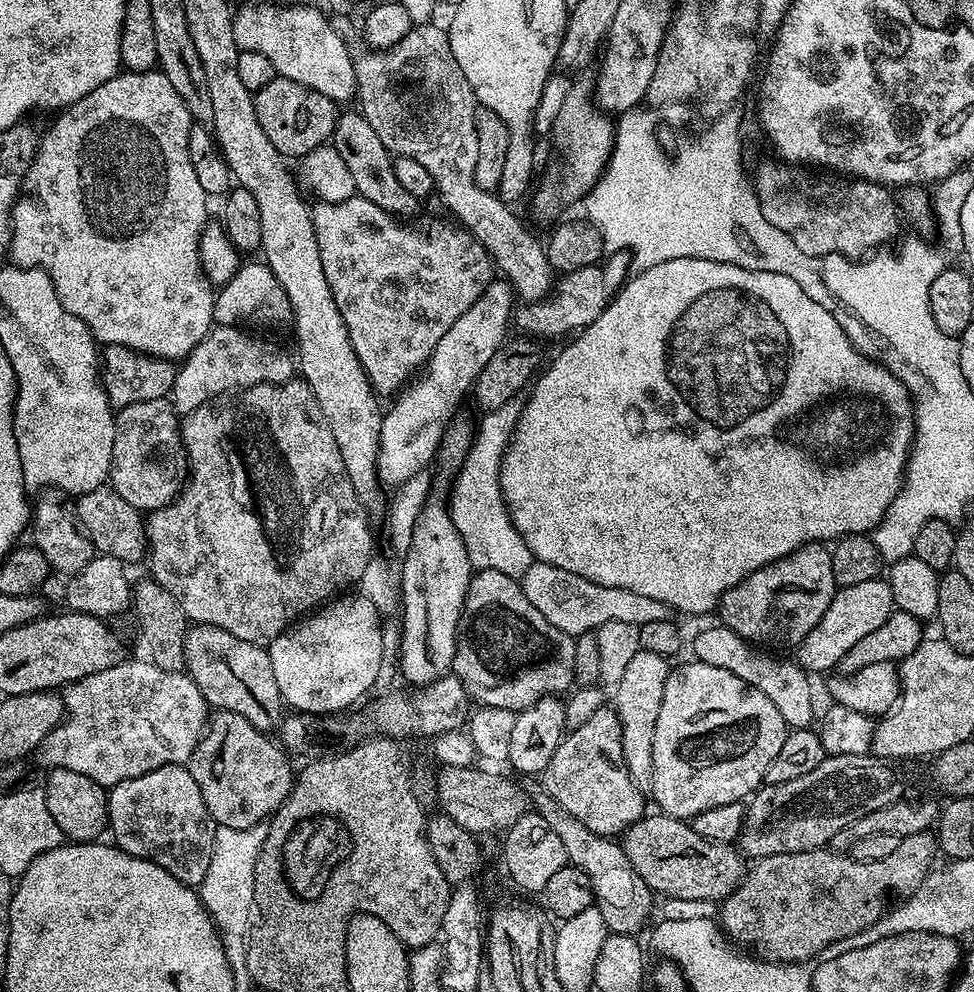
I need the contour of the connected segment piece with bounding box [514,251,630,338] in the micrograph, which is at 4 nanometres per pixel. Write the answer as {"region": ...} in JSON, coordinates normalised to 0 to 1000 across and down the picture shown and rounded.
{"region":[[[644,254],[627,255],[617,265],[613,267],[604,267],[600,271],[580,274],[570,283],[569,289],[557,302],[548,302],[539,305],[538,310],[531,309],[528,315],[529,330],[539,331],[541,338],[546,341],[555,341],[554,339],[579,339],[594,336],[597,333],[606,330],[614,321],[622,308],[630,301],[633,294],[641,288],[647,278],[647,259]]]}

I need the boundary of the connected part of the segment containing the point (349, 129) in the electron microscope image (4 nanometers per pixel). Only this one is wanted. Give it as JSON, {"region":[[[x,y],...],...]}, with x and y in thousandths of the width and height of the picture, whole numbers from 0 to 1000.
{"region":[[[362,111],[353,112],[346,118],[344,131],[341,134],[341,147],[347,151],[351,161],[358,168],[359,177],[363,181],[367,197],[377,203],[391,208],[392,212],[411,220],[423,217],[431,208],[429,201],[420,196],[409,183],[405,173],[403,158],[398,149],[392,146],[392,141],[384,129],[377,123],[373,114]]]}

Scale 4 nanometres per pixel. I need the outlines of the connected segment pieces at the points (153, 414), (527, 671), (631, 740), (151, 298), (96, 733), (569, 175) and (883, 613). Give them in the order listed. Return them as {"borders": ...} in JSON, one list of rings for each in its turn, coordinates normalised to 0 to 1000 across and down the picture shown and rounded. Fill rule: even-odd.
{"borders":[[[[171,402],[138,405],[119,415],[113,490],[145,517],[155,518],[170,510],[185,499],[191,487],[195,473],[185,440],[185,424]]],[[[494,573],[486,580],[478,599],[476,617],[472,621],[472,635],[468,638],[464,677],[476,689],[482,703],[490,711],[515,712],[515,716],[531,719],[548,712],[548,708],[559,702],[579,700],[588,693],[590,650],[588,642],[573,635],[573,631],[565,631],[565,627],[561,627],[561,623],[556,623],[556,619],[544,611],[531,582]]],[[[658,655],[643,671],[639,688],[631,691],[632,722],[639,732],[639,760],[647,784],[659,796],[669,788],[671,776],[671,732],[676,732],[676,716],[680,716],[680,700],[684,697],[684,688],[688,669],[683,662]]],[[[163,71],[155,73],[124,72],[117,79],[105,83],[101,91],[92,91],[80,103],[65,110],[62,117],[49,129],[49,134],[40,138],[37,158],[29,169],[27,194],[12,209],[12,244],[10,247],[11,265],[23,270],[42,270],[55,284],[55,292],[64,308],[76,317],[94,334],[94,340],[104,348],[120,347],[151,359],[161,359],[178,365],[188,364],[218,334],[218,303],[220,290],[210,279],[205,264],[205,238],[215,225],[214,206],[216,200],[203,184],[199,166],[195,163],[195,131],[199,124],[197,116],[191,111],[191,103],[183,99],[175,79]]],[[[128,663],[123,669],[113,671],[101,679],[85,681],[83,685],[76,685],[73,690],[65,695],[64,703],[66,706],[66,725],[53,738],[47,740],[45,746],[39,753],[41,766],[46,770],[46,775],[67,774],[68,776],[80,776],[80,780],[88,780],[97,788],[101,788],[109,796],[116,794],[121,788],[129,784],[142,784],[154,776],[162,776],[171,770],[192,771],[193,765],[197,763],[198,756],[203,752],[205,743],[211,737],[211,731],[216,725],[216,711],[209,707],[207,696],[203,696],[201,689],[192,681],[188,676],[176,677],[175,675],[163,674],[162,671],[155,670],[154,667],[146,667],[137,663]]],[[[584,84],[576,110],[570,119],[569,136],[575,148],[579,166],[575,174],[564,185],[555,188],[550,196],[550,212],[556,218],[567,218],[578,206],[587,206],[597,201],[612,185],[612,180],[620,173],[624,157],[628,154],[630,125],[609,101],[610,89],[607,84]]],[[[900,583],[893,587],[881,587],[881,591],[862,593],[856,599],[852,611],[848,611],[848,619],[844,619],[840,631],[836,631],[836,635],[832,635],[832,639],[828,639],[828,643],[816,654],[816,668],[831,679],[853,678],[862,665],[873,659],[873,654],[885,643],[889,643],[889,639],[901,635],[901,631],[906,631],[906,627],[910,627],[917,616],[915,592],[911,584]]]]}

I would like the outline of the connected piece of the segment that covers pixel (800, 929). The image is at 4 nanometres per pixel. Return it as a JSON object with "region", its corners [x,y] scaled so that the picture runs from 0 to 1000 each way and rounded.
{"region":[[[951,838],[927,844],[922,857],[916,858],[910,865],[901,865],[901,869],[881,869],[874,861],[856,859],[848,853],[815,861],[781,863],[773,870],[776,871],[773,875],[771,872],[765,878],[763,889],[738,912],[738,934],[753,953],[791,972],[837,969],[845,956],[850,956],[861,948],[871,948],[874,944],[889,939],[894,931],[902,932],[910,918],[908,906],[915,899],[921,899],[921,904],[924,905],[935,903],[957,878],[961,855],[963,859],[962,844],[956,838]]]}

